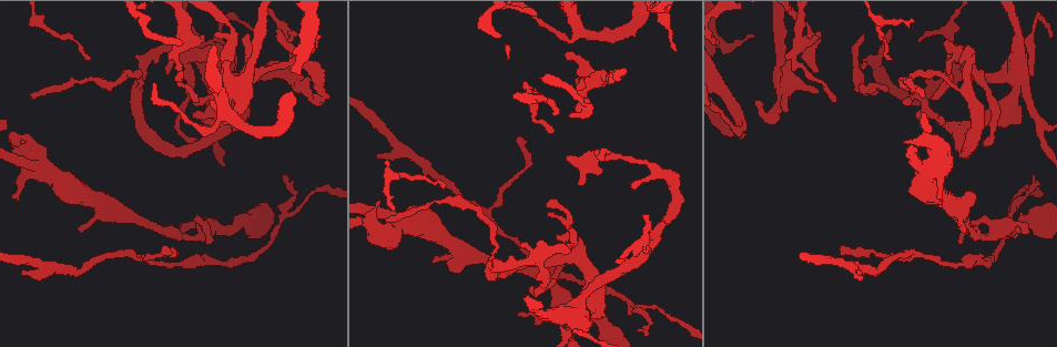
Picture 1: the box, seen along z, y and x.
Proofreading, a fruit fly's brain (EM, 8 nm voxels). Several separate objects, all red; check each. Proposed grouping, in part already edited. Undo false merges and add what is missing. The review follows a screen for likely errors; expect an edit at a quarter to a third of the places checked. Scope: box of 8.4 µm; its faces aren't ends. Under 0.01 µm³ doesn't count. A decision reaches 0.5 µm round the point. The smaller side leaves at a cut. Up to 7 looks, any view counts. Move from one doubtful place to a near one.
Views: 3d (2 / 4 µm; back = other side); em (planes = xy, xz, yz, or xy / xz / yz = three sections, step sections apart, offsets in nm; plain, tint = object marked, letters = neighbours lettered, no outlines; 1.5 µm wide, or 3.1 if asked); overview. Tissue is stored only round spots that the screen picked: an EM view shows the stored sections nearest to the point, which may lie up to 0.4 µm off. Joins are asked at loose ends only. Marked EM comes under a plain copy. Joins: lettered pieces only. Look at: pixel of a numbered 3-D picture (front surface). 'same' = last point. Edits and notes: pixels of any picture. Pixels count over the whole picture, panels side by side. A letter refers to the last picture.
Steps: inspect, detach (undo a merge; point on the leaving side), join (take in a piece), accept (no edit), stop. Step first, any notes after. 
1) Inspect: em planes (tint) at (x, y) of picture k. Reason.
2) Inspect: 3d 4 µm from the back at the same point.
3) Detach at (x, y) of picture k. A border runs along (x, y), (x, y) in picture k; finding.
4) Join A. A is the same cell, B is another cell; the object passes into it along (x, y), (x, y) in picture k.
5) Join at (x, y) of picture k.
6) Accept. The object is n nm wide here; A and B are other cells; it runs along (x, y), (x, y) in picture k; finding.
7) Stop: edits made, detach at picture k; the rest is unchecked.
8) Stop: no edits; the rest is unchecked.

Inspect: 3d 2 µm at (887, 59) of picture 1. Thin end.

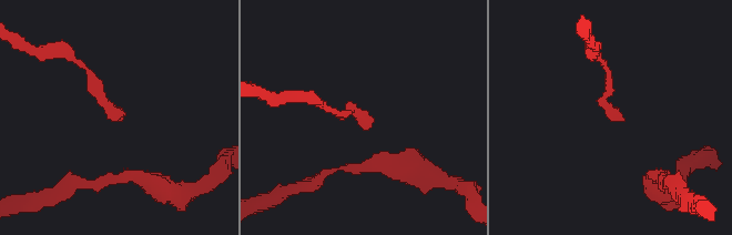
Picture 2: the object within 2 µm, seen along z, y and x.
Inspect: em planes (letters) at (614, 113) of picture 2.

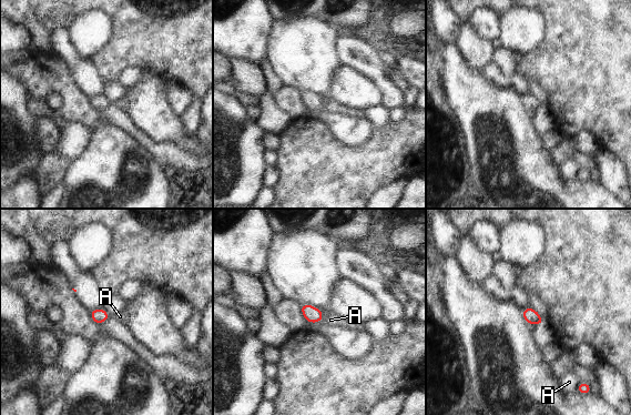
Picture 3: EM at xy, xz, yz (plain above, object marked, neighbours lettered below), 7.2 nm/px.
Join A. The object is 110 nm wide here; A is the same cell; the object passes into it along (311, 314), (322, 319), (331, 320) in picture 3; the neuron continues.

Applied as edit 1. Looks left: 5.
Inspect: overview. Redraw.

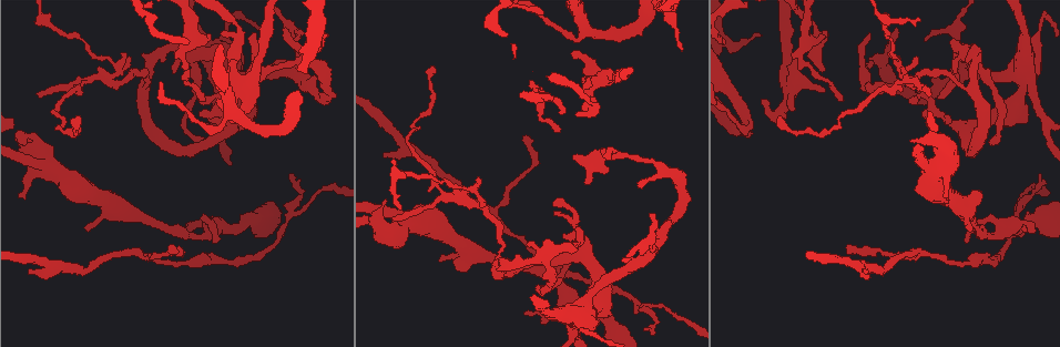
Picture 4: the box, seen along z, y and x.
Inspect: em yz step 4 (letters) at (289, 173) of picture 4. Free end.

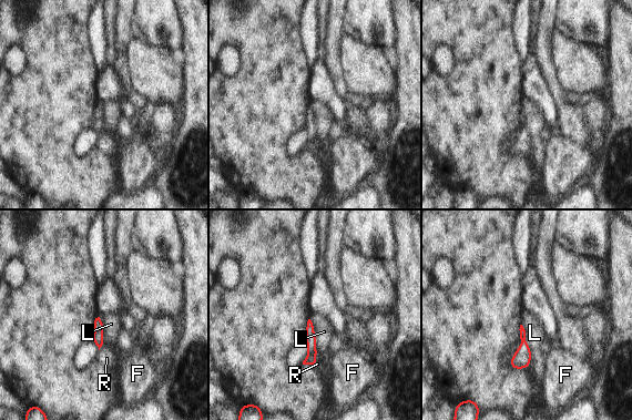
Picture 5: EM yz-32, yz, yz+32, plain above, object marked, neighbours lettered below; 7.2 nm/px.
Accept. F, L and R are other cells; a border runs along (521, 324), (530, 349), (529, 367) in picture 5; none of them fits.

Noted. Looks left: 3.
Stop: edits made, join at picture 3; the rest is unchecked.

